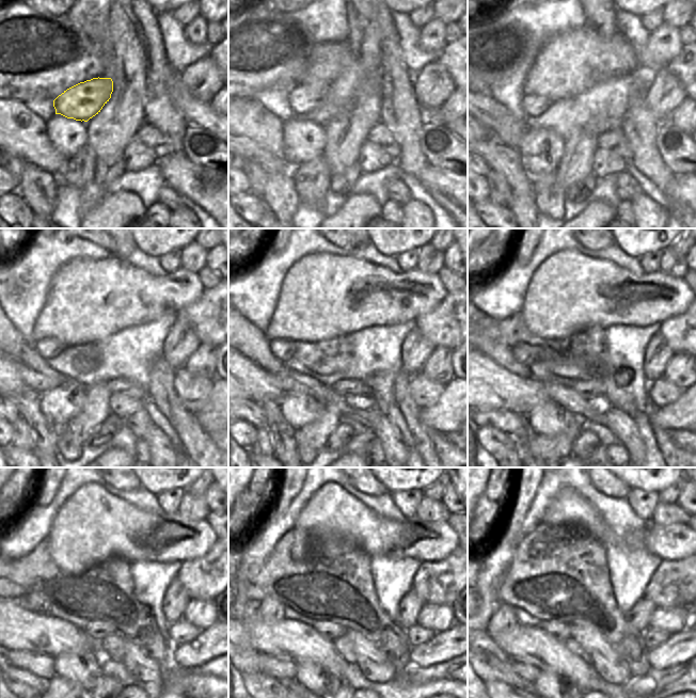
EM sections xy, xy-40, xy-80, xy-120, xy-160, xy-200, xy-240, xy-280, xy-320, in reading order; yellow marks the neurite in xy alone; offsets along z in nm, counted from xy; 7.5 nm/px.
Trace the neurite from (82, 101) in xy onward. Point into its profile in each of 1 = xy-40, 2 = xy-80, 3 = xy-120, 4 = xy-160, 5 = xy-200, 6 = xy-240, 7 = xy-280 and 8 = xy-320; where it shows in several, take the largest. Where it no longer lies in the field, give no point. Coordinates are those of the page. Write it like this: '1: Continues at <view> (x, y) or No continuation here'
1: Continues at xy-40 (310, 94)
2: Continues at xy-80 (533, 105)
3: Continues at xy-120 (47, 348)
4: Continues at xy-160 (283, 349)
5: Continues at xy-200 (521, 351)
6: Continues at xy-240 (35, 602)
7: Continues at xy-280 (269, 609)
8: Continues at xy-320 (504, 619)

